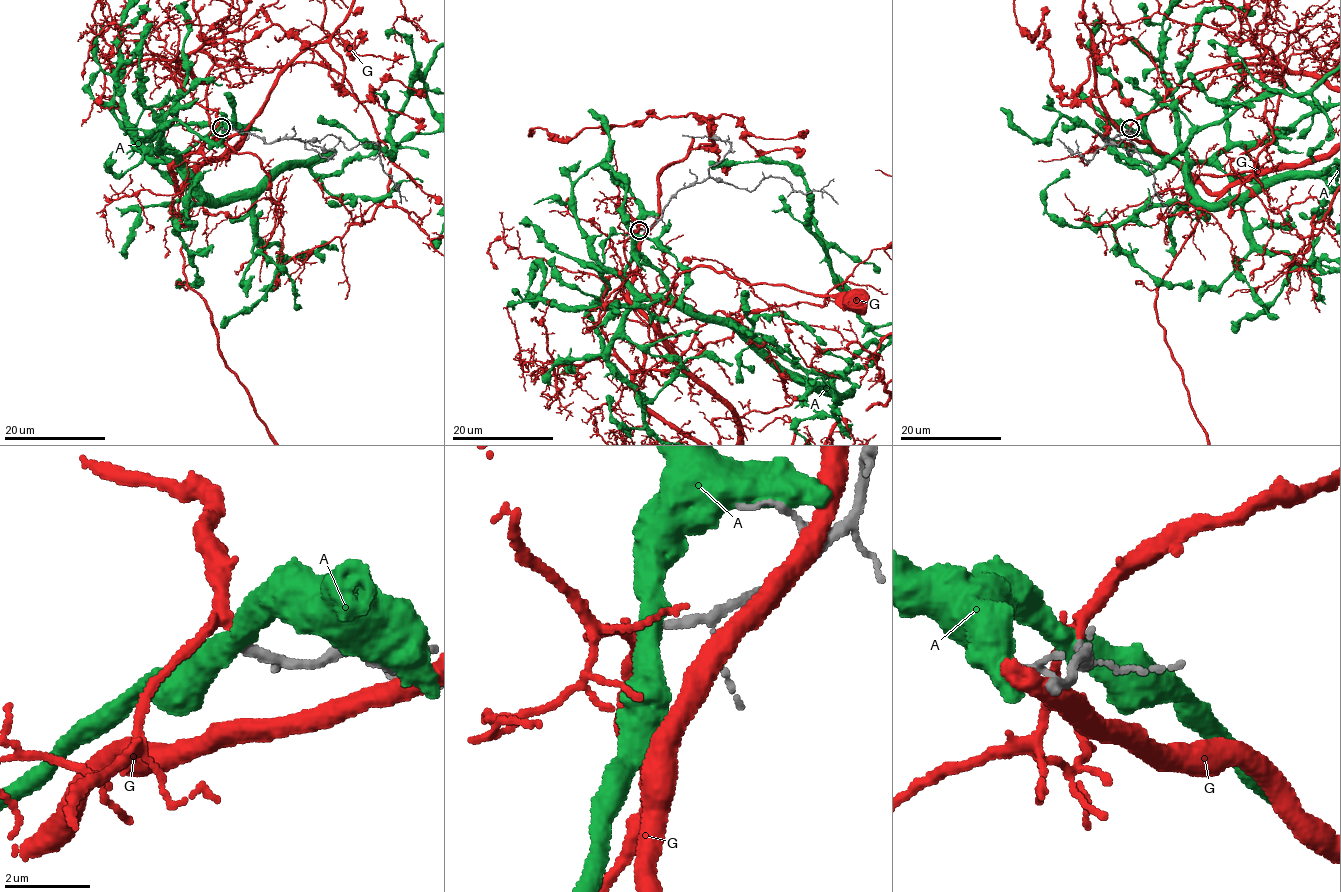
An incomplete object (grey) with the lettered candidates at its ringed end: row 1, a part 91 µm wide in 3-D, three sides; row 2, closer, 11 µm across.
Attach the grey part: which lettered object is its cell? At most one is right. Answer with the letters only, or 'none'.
G

